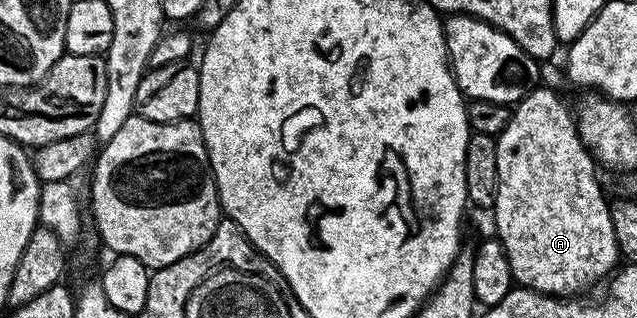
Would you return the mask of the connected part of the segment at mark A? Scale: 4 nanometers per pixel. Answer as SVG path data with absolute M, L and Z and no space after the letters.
M536 88L532 90L512 109L509 124L497 135L497 180L499 183L497 184L497 196L493 207L496 230L494 230L494 233L502 242L505 252L509 256L511 277L518 285L525 286L528 290L536 290L542 294L575 296L582 291L579 290L582 286L587 286L590 282L601 281L600 283L602 283L620 265L621 255L617 239L614 236L613 222L610 220L609 198L603 195L603 190L599 187L599 178L595 175L597 163L579 137L576 115L571 110L567 111L566 104L557 95L559 94L554 89Z

